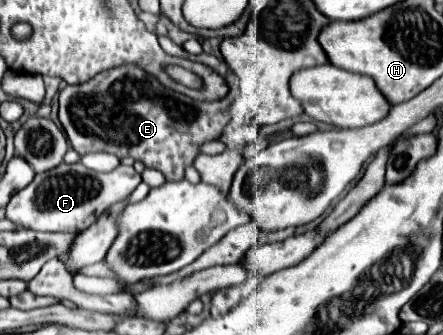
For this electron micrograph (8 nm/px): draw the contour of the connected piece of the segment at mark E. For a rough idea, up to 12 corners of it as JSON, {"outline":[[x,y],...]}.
{"outline":[[136,64],[60,90],[72,148],[180,180],[220,138],[200,102]]}

